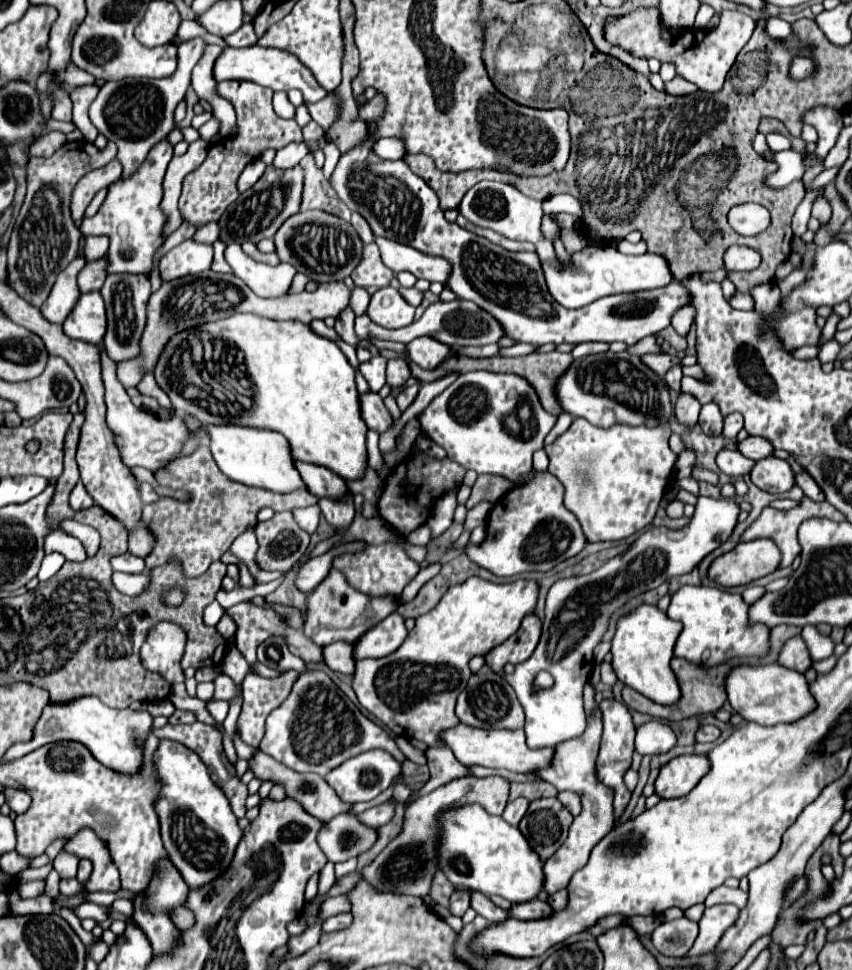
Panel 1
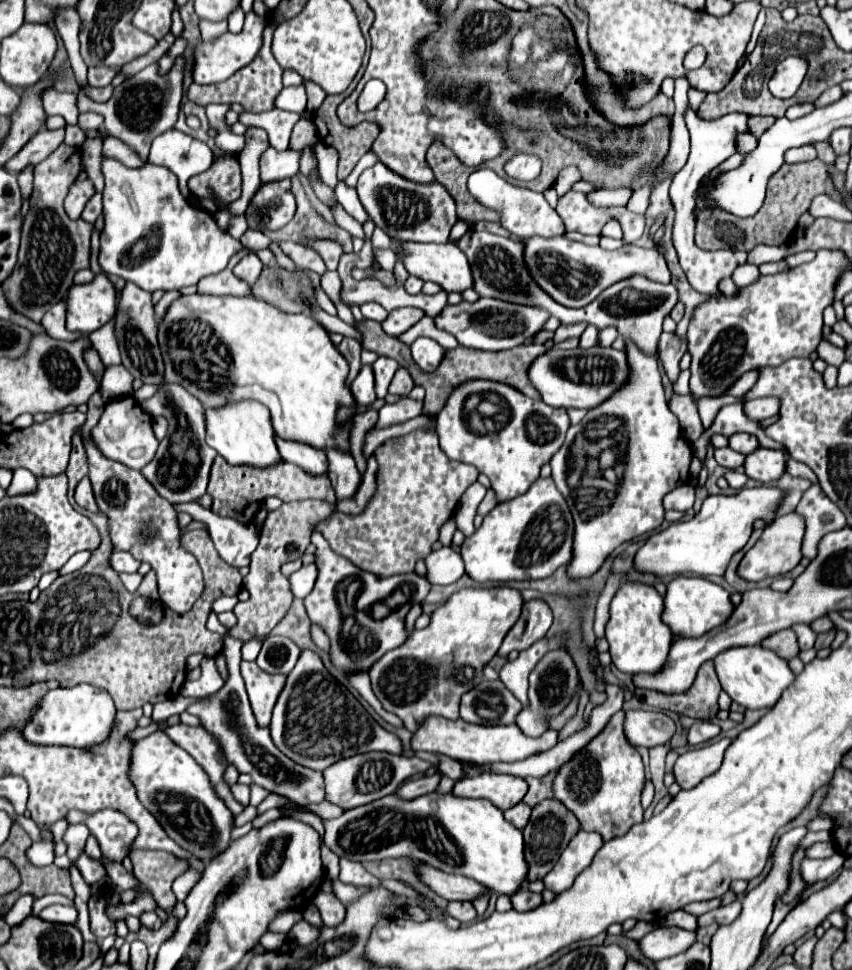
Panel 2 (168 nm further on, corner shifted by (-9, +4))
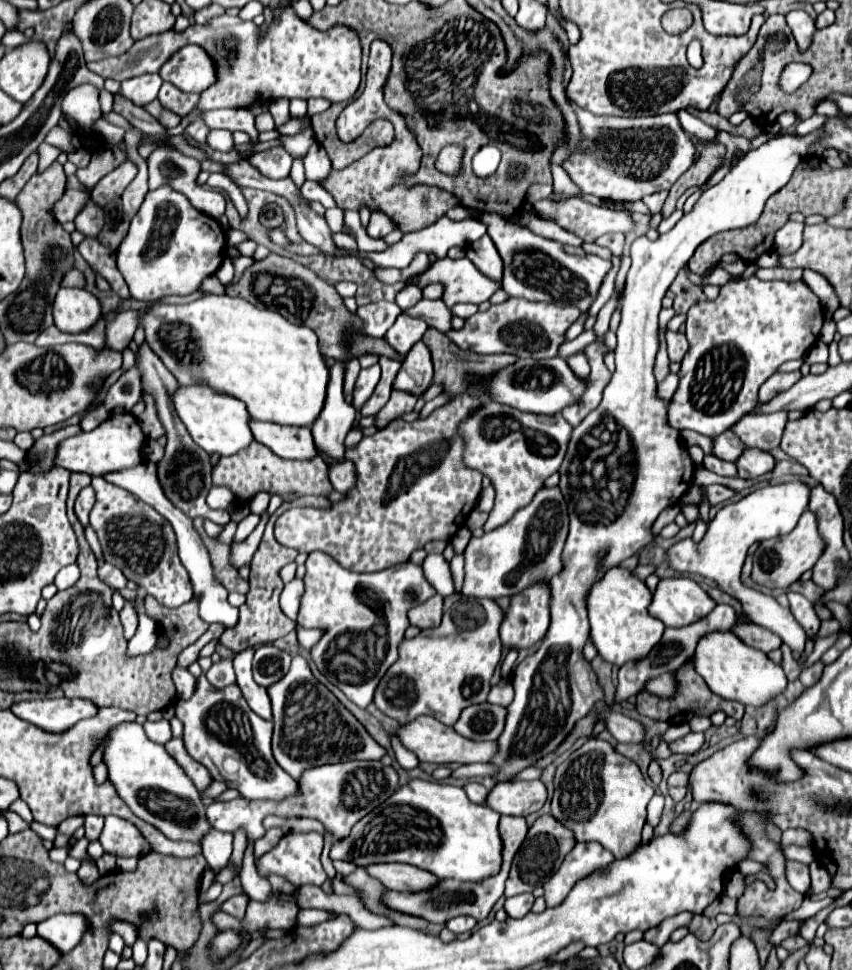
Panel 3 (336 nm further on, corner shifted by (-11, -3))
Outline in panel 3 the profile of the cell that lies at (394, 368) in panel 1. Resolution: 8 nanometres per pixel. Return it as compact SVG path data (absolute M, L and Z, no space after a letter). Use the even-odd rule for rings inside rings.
M394 389L392 391L392 397L390 401L384 405L384 409L378 413L376 417L376 427L386 427L392 419L396 419L398 415L406 413L406 411L412 411L414 405L416 405L418 397L416 395L410 395L408 391L398 391Z

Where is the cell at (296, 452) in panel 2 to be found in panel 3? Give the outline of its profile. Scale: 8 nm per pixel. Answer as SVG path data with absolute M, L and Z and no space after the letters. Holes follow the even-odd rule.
M252 421L252 433L256 435L256 441L266 445L278 457L308 461L318 455L308 427L284 427L276 423Z

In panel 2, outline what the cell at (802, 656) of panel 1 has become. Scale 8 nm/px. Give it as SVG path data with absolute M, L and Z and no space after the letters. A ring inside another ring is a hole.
M790 628L782 630L782 632L774 632L774 636L768 636L760 646L768 648L768 650L774 650L784 660L790 660L790 658L798 656L798 652L800 652L796 634Z

